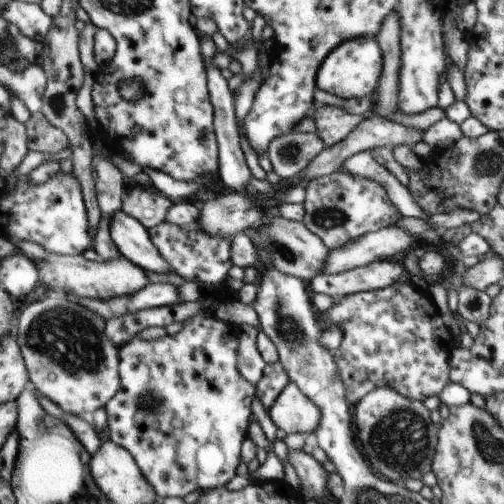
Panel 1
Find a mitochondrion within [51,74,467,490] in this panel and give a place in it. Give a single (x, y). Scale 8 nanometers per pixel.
(400, 441)

